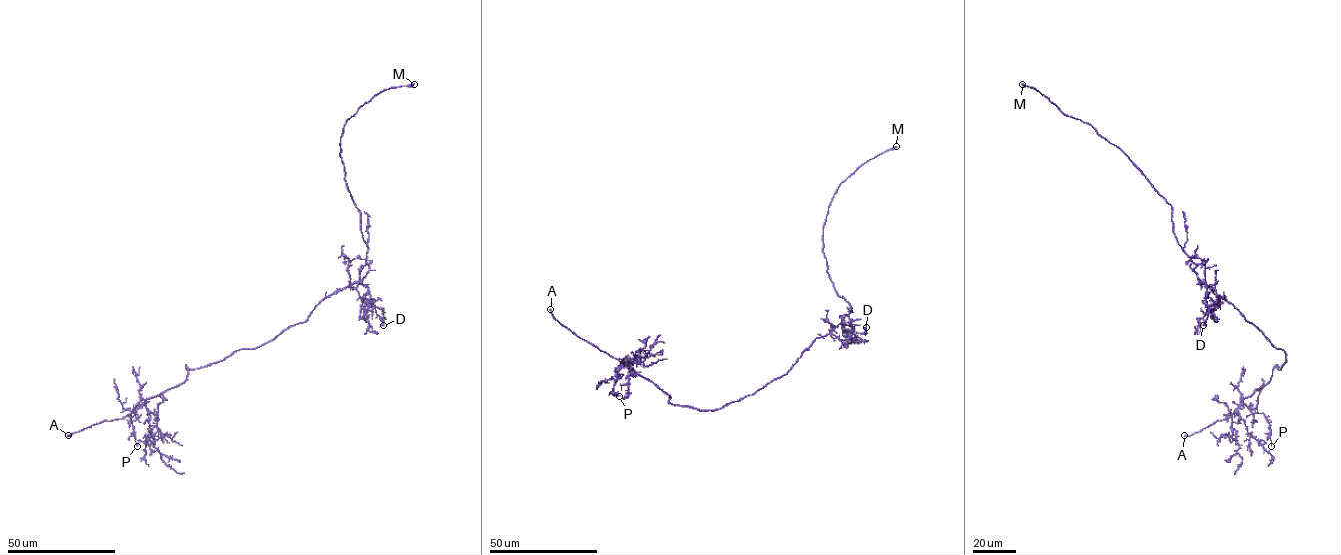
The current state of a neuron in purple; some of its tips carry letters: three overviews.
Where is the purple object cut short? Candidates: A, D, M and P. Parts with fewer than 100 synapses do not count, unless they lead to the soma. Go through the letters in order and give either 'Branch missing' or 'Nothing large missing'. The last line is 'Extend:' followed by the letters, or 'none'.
A: Branch missing
D: Nothing large missing
M: Nothing large missing
P: Nothing large missing
Extend: A

